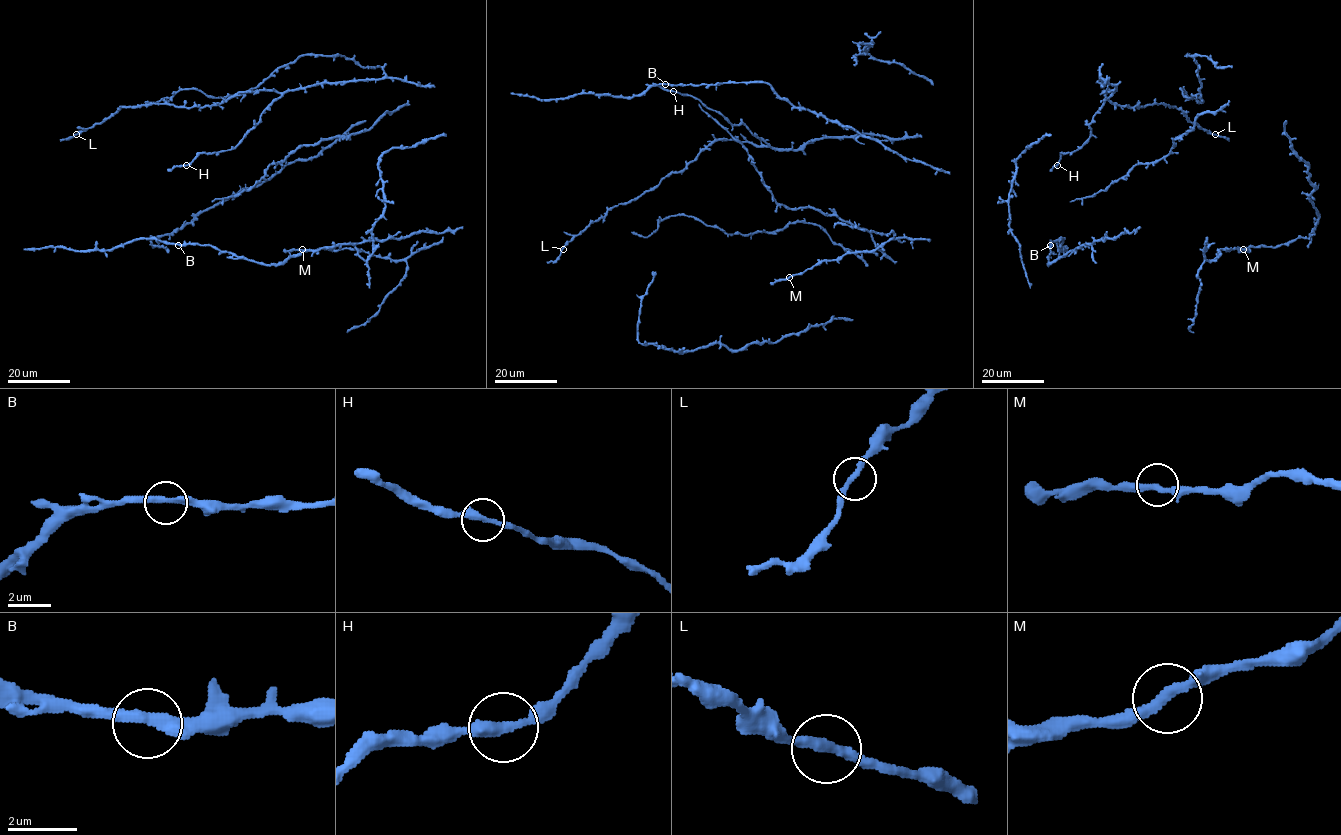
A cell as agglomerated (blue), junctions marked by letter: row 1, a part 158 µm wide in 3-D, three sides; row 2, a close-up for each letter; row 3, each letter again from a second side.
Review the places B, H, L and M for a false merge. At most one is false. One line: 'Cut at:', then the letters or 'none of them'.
Cut at: none of them

